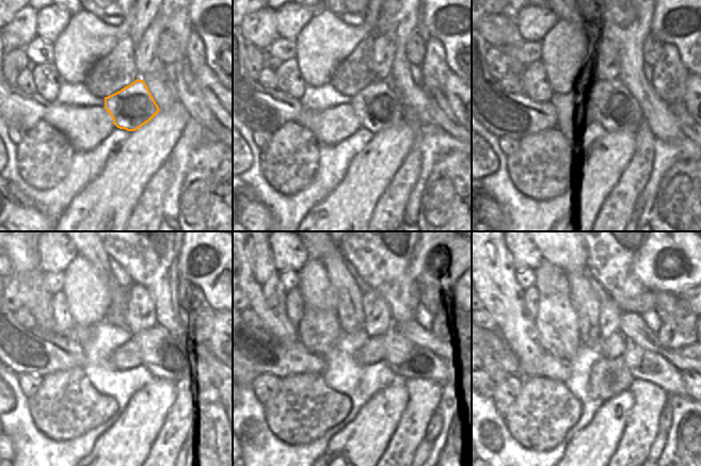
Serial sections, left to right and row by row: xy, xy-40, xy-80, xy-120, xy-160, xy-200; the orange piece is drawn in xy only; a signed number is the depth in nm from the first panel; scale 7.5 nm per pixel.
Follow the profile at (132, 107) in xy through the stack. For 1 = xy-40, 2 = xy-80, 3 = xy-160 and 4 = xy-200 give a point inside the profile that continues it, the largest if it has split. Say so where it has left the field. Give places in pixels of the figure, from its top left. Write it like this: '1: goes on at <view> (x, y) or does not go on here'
1: goes on at xy-40 (378, 106)
2: goes on at xy-80 (622, 112)
3: goes on at xy-160 (397, 347)
4: goes on at xy-200 (662, 372)

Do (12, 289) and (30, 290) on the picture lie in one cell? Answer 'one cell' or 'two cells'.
two cells

